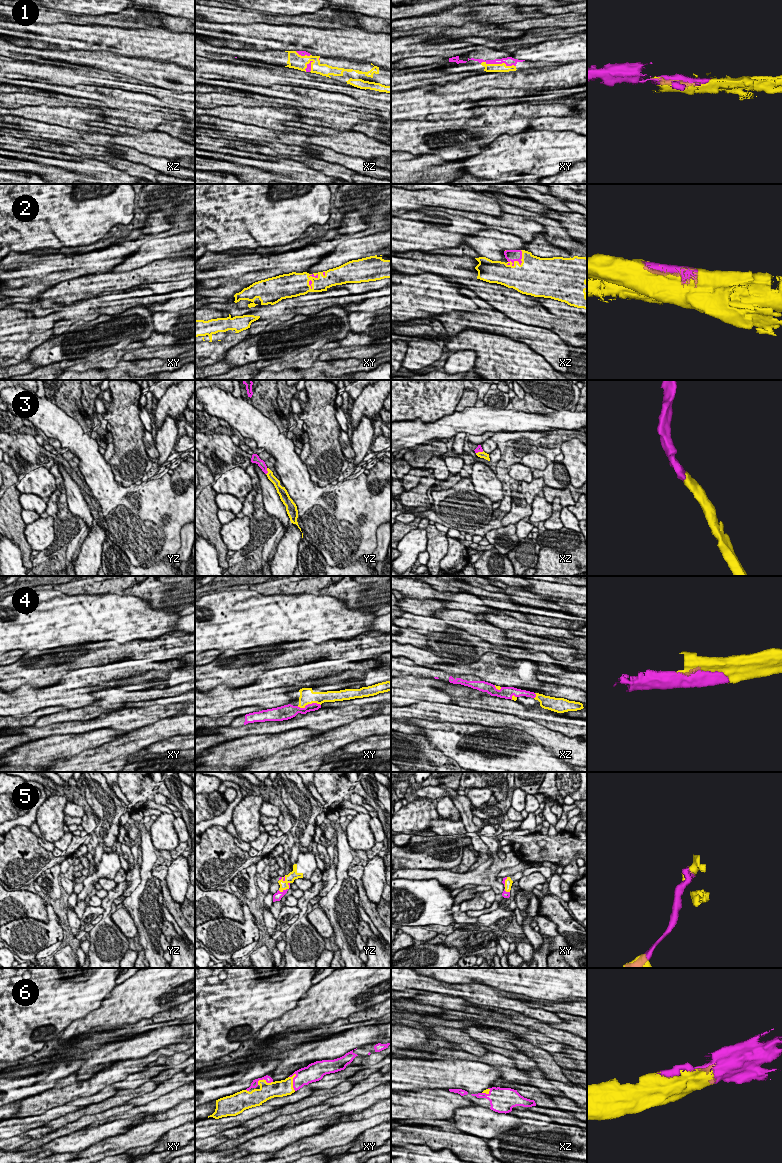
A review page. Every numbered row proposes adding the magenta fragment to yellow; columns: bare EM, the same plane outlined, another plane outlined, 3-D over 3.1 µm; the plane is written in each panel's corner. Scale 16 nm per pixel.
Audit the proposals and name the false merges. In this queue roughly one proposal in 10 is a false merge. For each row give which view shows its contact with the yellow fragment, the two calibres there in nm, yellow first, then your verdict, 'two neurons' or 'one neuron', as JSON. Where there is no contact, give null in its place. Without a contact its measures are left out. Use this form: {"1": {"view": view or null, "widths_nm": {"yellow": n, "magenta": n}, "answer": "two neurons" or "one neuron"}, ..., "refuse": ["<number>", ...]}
{"1": {"view": "xy", "widths_nm": {"yellow": 130, "magenta": 160}, "answer": "one neuron"}, "2": {"view": "xz", "widths_nm": {"yellow": 440, "magenta": 190}, "answer": "one neuron"}, "3": {"view": "yz", "widths_nm": {"yellow": 120, "magenta": 120}, "answer": "one neuron"}, "4": {"view": "xy", "widths_nm": {"yellow": 240, "magenta": 140}, "answer": "one neuron"}, "5": {"view": "yz", "widths_nm": {"yellow": 140, "magenta": 130}, "answer": "one neuron"}, "6": {"view": "xy", "widths_nm": {"yellow": 260, "magenta": 280}, "answer": "one neuron"}, "refuse": []}

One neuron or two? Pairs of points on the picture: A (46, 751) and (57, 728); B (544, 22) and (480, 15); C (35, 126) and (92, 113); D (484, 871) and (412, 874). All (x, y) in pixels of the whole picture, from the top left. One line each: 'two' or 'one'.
A: two
B: two
C: two
D: one

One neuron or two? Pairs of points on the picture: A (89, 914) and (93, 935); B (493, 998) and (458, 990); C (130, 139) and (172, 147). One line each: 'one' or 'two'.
A: two
B: one
C: one

